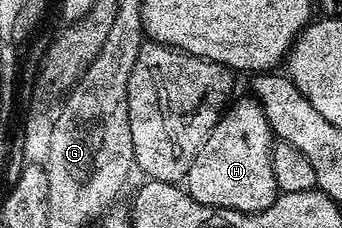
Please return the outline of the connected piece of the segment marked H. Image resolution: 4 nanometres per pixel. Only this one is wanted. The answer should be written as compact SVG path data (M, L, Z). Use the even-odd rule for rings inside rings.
M233 99L223 116L210 130L198 150L186 177L186 191L198 202L211 208L239 212L261 212L275 202L278 189L272 169L274 137L270 122L255 99Z

